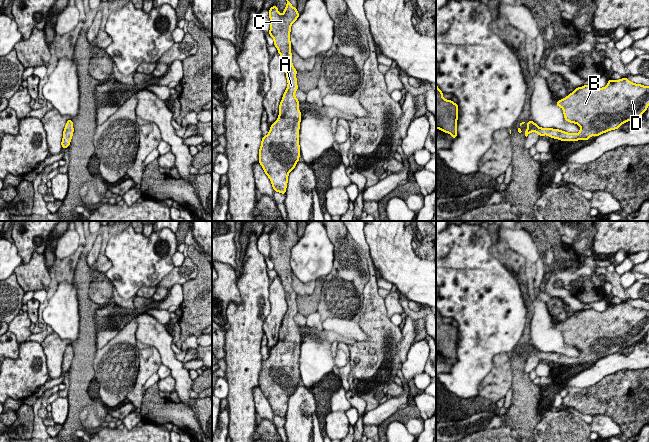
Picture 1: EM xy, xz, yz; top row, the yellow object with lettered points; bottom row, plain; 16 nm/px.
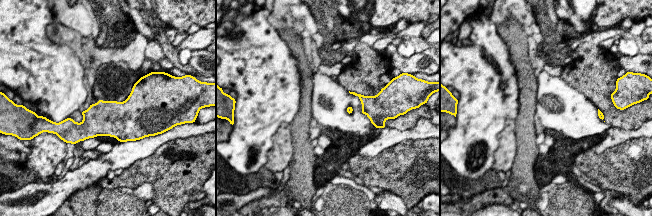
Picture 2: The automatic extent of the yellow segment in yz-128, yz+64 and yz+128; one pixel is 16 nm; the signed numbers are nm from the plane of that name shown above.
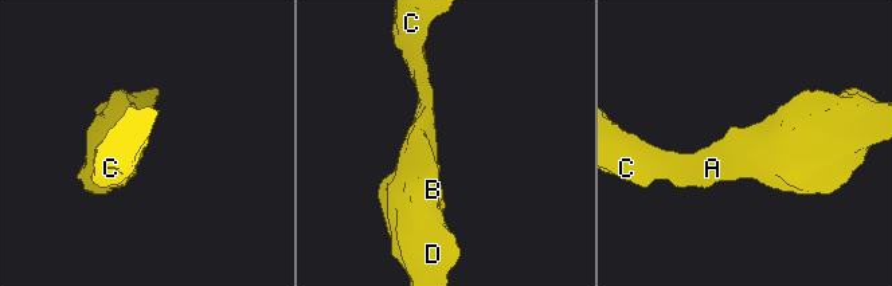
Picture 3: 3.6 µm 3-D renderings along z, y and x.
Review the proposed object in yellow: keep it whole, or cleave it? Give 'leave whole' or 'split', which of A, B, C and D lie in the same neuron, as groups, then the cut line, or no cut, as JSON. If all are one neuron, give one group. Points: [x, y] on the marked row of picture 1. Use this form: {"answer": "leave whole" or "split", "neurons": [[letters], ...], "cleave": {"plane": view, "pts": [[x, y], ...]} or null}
{"answer": "leave whole", "neurons": [["A", "B", "C", "D"]], "cleave": null}

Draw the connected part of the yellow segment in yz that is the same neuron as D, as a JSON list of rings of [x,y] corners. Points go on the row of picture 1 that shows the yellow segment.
[[[623,77],[620,80],[609,80],[603,88],[594,85],[584,85],[576,88],[565,98],[556,102],[558,107],[563,109],[564,118],[570,123],[580,127],[578,133],[567,133],[553,128],[541,128],[532,120],[527,124],[524,135],[536,132],[539,136],[547,135],[561,141],[589,140],[591,136],[600,136],[611,130],[620,128],[623,123],[633,119],[640,119],[640,116],[649,106],[649,86],[636,84]]]

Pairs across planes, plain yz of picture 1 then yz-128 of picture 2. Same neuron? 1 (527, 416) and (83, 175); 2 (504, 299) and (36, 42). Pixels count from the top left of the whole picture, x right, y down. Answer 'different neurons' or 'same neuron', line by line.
1: different neurons
2: same neuron

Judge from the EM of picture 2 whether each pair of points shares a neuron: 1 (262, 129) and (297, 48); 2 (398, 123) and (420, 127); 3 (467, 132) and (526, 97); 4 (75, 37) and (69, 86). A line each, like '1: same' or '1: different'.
1: different
2: different
3: different
4: different

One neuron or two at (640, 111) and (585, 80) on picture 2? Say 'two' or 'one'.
one

